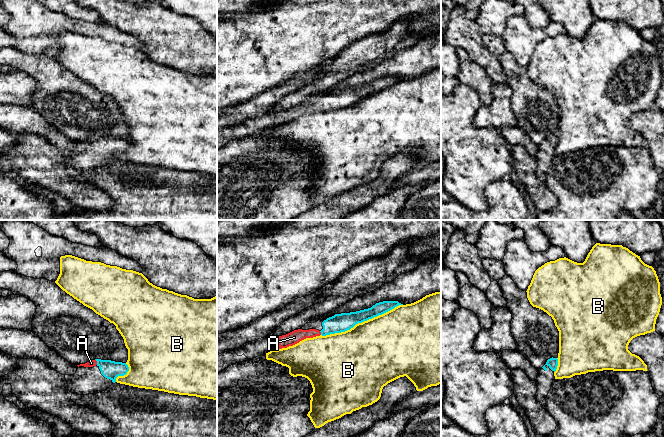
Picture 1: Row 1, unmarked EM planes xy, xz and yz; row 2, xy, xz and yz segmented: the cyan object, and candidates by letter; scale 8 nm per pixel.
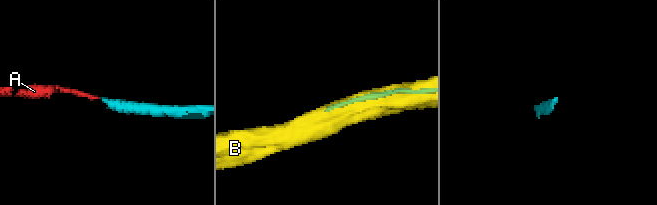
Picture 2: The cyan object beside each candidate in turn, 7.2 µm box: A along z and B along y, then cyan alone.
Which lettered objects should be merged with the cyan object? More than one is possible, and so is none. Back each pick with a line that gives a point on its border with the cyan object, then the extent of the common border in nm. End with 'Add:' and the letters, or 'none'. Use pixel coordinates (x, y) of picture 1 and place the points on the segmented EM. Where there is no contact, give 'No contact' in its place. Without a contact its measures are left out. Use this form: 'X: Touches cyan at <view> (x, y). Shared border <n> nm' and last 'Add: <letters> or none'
A: Touches cyan at xy (97, 362). Shared border 50 nm
Add: A

